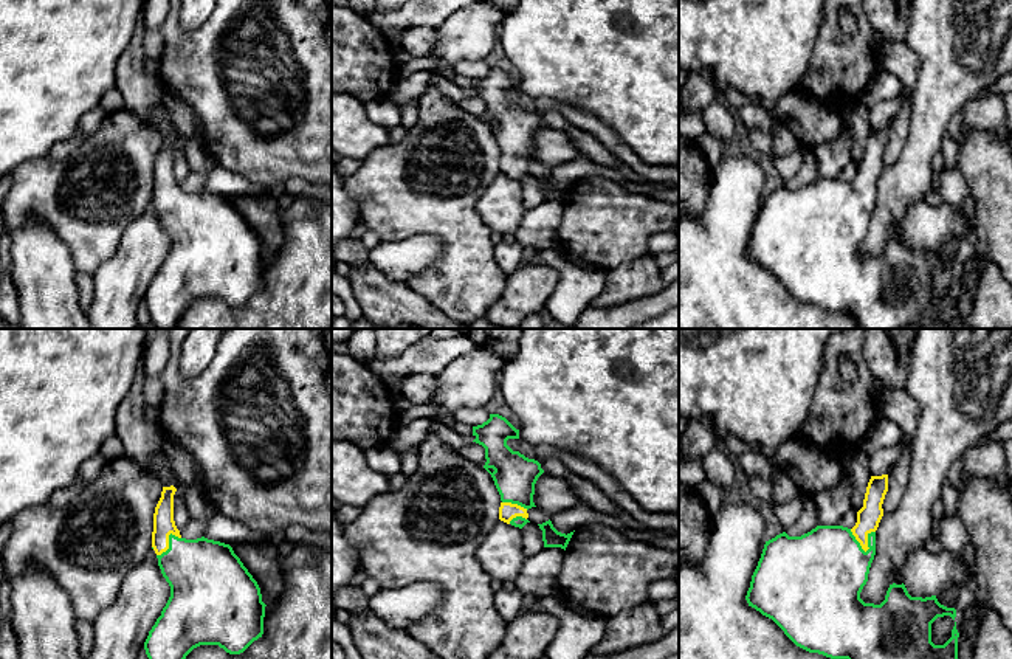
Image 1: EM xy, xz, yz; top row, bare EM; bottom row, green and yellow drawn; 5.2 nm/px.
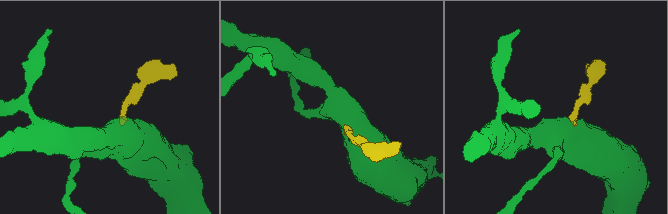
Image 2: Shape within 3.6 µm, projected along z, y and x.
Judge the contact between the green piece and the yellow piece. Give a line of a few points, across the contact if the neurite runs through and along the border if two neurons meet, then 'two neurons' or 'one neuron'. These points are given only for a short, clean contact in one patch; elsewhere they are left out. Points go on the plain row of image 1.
line yz (822, 225), (857, 194), (863, 186), (868, 169); one neuron

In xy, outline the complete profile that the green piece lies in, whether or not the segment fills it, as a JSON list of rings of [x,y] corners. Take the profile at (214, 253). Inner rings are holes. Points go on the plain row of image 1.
[[[174,138],[163,140],[153,166],[152,200],[170,250],[149,284],[144,302],[150,324],[175,329],[186,309],[200,298],[219,298],[229,307],[243,305],[263,287],[265,256],[257,234],[229,197],[208,192],[186,192],[174,174]]]

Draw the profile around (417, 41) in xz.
[[[412,25],[400,31],[394,40],[395,47],[414,57],[429,57],[435,43],[435,29]]]

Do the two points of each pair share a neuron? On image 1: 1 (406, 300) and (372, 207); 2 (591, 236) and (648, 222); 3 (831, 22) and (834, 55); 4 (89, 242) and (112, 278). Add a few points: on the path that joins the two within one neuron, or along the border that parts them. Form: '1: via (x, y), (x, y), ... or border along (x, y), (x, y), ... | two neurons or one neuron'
1: border along (406, 284), (436, 306) | two neurons
2: via (605, 224), (634, 222) | one neuron
3: via (831, 30), (834, 47) | one neuron
4: border along (123, 233), (118, 250), (93, 275) | two neurons

